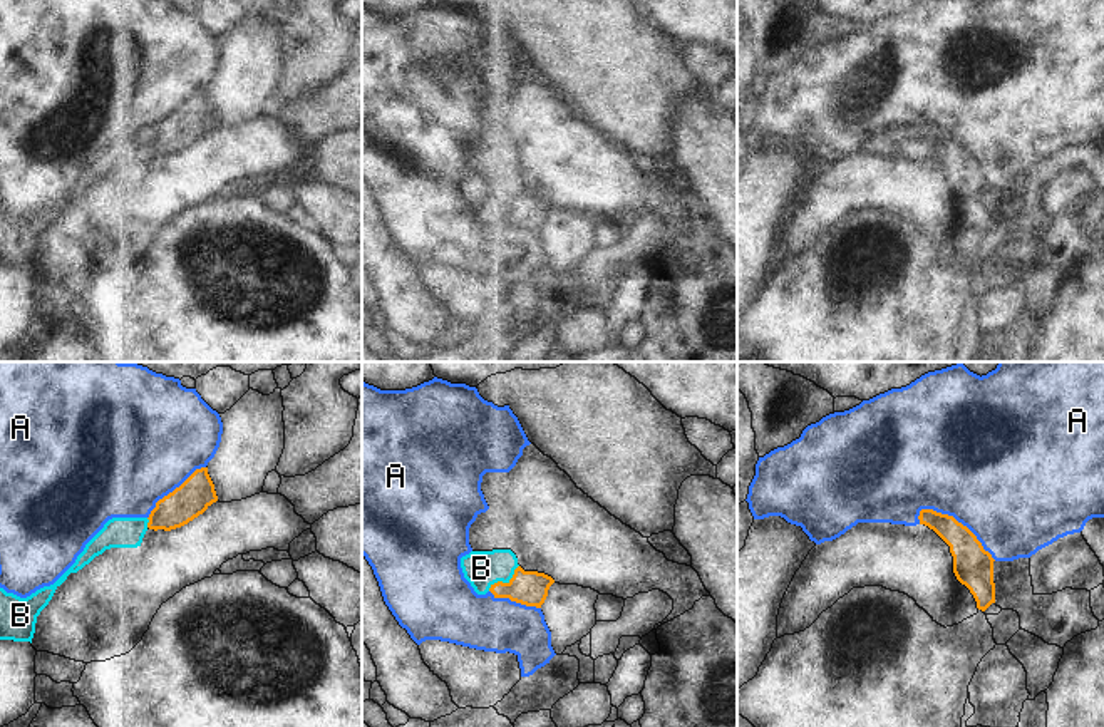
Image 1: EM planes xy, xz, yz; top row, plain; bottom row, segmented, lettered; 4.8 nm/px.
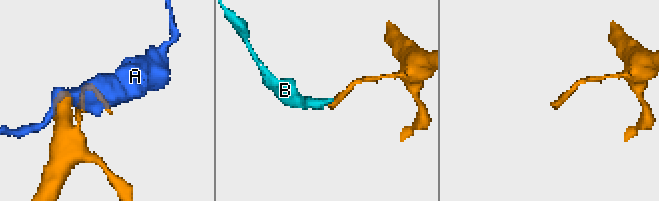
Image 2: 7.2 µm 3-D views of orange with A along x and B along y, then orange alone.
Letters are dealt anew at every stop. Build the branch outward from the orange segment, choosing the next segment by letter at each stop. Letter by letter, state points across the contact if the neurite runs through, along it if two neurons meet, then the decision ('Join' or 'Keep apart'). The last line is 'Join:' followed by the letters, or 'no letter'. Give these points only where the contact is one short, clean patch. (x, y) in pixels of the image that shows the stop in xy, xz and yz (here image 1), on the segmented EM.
A: Keep apart
B: Boundary: xz (518, 565), (506, 582), (496, 582), (488, 590). Keep apart
Join: no letter.

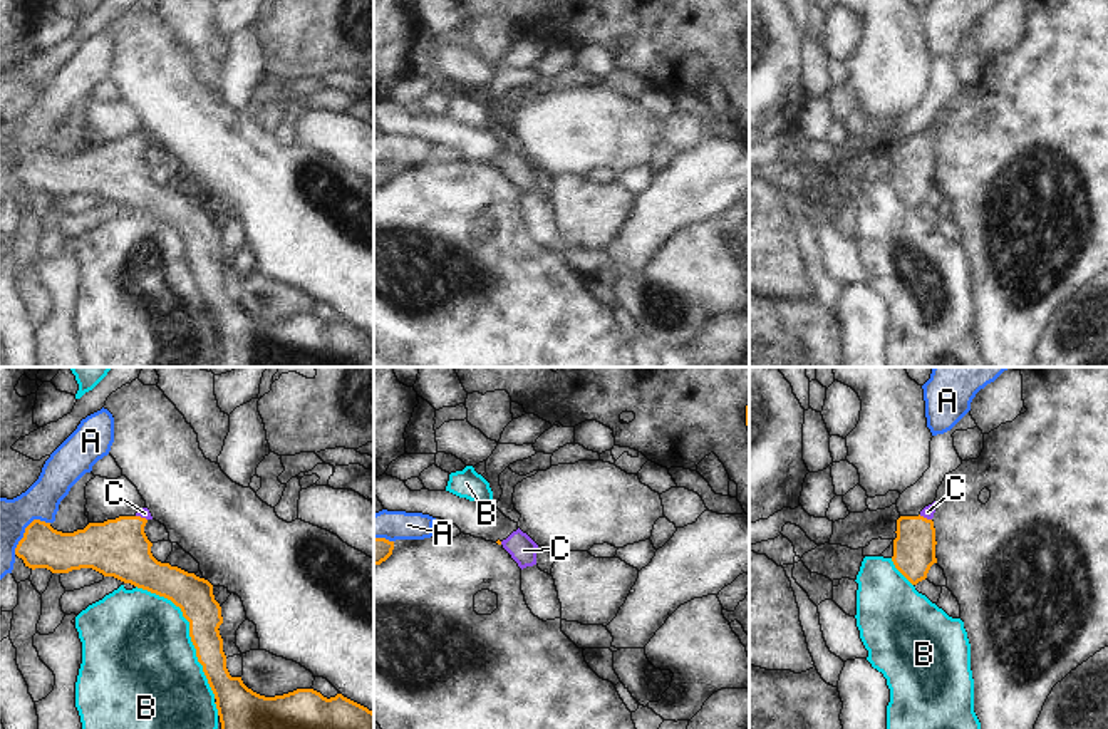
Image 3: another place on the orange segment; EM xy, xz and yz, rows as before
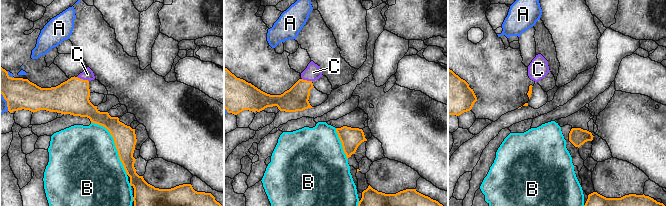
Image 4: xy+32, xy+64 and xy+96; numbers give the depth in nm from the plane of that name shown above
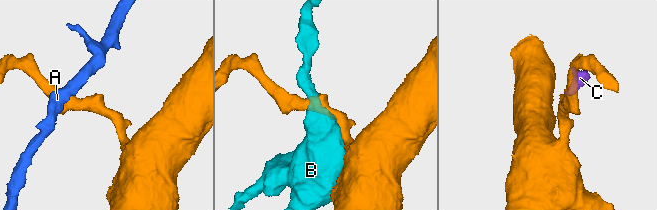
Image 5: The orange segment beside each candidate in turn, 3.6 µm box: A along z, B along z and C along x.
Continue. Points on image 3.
A: Boundary: xy (49, 522), (34, 520), (25, 528), (14, 553). Keep apart
B: Keep apart
C: Path across: yz (914, 548), (916, 535), (926, 518), (927, 511). Join
Join: C.

